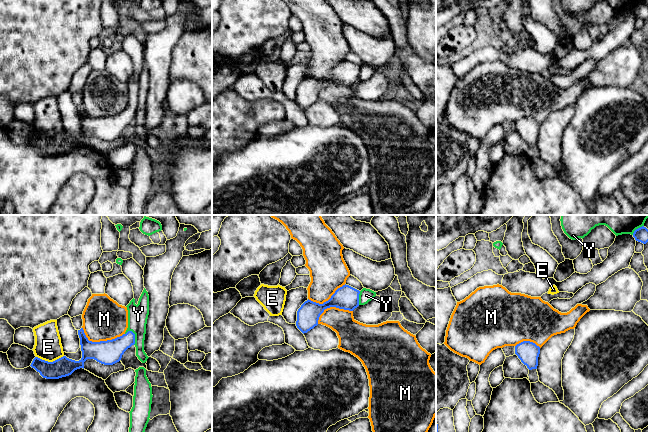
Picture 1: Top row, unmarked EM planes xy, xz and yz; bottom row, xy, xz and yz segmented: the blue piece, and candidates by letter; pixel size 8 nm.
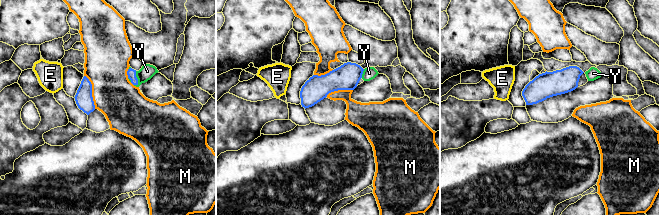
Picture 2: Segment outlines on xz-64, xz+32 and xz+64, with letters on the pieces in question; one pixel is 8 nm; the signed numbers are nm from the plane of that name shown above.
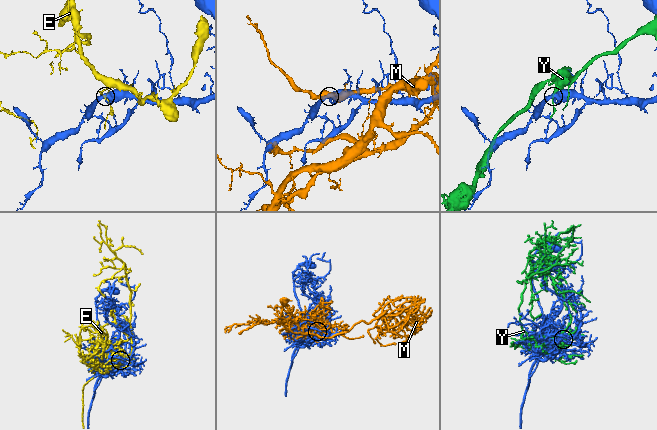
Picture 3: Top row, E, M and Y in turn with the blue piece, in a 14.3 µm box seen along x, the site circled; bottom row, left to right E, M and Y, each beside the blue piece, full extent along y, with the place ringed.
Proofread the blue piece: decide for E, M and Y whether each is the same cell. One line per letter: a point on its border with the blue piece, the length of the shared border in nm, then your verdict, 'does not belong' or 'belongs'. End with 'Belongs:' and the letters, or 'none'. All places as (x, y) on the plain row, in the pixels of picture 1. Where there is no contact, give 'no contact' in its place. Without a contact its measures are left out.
E: xy (49, 138) | 220 nm | does not belong
M: xy (100, 117) | 340 nm | does not belong
Y: xy (134, 112) | 130 nm | does not belong
Belongs: none

